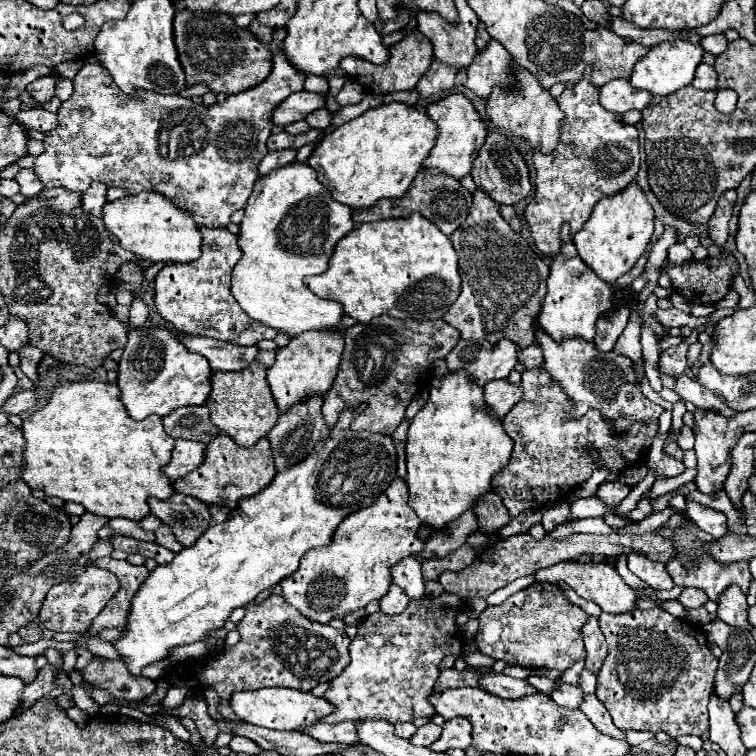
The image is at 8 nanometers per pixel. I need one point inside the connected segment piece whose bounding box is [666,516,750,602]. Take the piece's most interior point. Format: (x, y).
(693, 567)

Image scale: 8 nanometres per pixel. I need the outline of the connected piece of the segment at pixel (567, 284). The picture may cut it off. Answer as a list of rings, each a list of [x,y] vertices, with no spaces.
[[[566,224],[560,228],[560,236],[564,244],[556,256],[550,256],[548,292],[542,302],[538,324],[556,342],[572,336],[592,340],[596,334],[596,320],[600,314],[612,308],[612,286],[604,284],[604,280],[600,280],[588,266],[584,266],[584,260],[580,260],[580,254],[576,252],[574,240],[570,236],[570,228],[566,228]]]

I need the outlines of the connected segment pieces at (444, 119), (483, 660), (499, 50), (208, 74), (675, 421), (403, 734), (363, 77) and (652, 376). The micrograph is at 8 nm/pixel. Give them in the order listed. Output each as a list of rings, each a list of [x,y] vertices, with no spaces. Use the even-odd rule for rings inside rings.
[[[448,94],[448,96],[428,104],[428,116],[438,124],[440,134],[438,134],[436,146],[432,148],[430,156],[424,160],[424,166],[440,168],[442,172],[460,180],[462,176],[466,176],[470,172],[472,162],[484,144],[484,138],[488,134],[486,124],[480,118],[480,114],[476,112],[474,104],[464,94]]]
[[[464,642],[464,659],[469,666],[484,666],[484,667],[491,667],[493,666],[495,660],[490,658],[489,656],[486,656],[482,653],[478,652],[472,652],[469,649],[468,642]]]
[[[490,40],[484,50],[478,50],[476,60],[466,68],[466,82],[464,86],[470,88],[476,96],[488,98],[492,88],[504,86],[508,88],[512,84],[512,56],[506,52],[506,48],[498,40]]]
[[[178,10],[174,16],[174,42],[178,48],[178,58],[180,64],[186,72],[186,84],[194,86],[194,84],[206,84],[210,86],[212,92],[216,94],[238,94],[244,92],[252,86],[258,86],[272,70],[272,54],[270,48],[266,44],[262,44],[252,32],[250,28],[240,28],[236,26],[232,16],[224,16],[222,12],[186,12],[186,10]]]
[[[678,402],[673,405],[672,409],[672,432],[670,434],[670,440],[676,442],[678,439],[678,432],[683,426],[683,416],[687,409],[684,403]]]
[[[398,722],[398,724],[394,724],[394,728],[396,728],[394,734],[396,734],[398,738],[406,738],[406,740],[410,740],[410,738],[416,734],[416,730],[418,730],[418,728],[416,728],[414,724],[410,724],[410,722],[408,722],[408,724]]]
[[[412,30],[406,34],[404,40],[400,40],[398,44],[394,44],[390,48],[390,60],[382,66],[376,66],[364,58],[354,58],[354,56],[346,56],[346,60],[340,62],[340,66],[344,68],[344,72],[356,80],[368,94],[388,94],[388,92],[398,92],[398,90],[412,90],[418,80],[424,76],[424,72],[430,68],[432,64],[432,42],[420,34],[418,30]]]
[[[650,328],[642,330],[642,352],[644,352],[644,366],[646,366],[646,378],[652,386],[654,392],[662,390],[662,382],[660,376],[656,372],[656,364],[658,364],[658,338],[654,336],[654,332]]]

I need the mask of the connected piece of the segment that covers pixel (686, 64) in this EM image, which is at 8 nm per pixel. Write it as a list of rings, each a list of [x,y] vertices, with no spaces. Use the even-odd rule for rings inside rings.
[[[682,40],[676,42],[664,42],[652,48],[652,52],[648,52],[644,58],[640,58],[634,66],[634,72],[630,76],[630,84],[634,88],[640,90],[648,90],[654,96],[668,96],[684,86],[688,86],[694,80],[694,72],[698,68],[698,64],[702,62],[702,54],[704,48],[700,44],[688,44]]]

